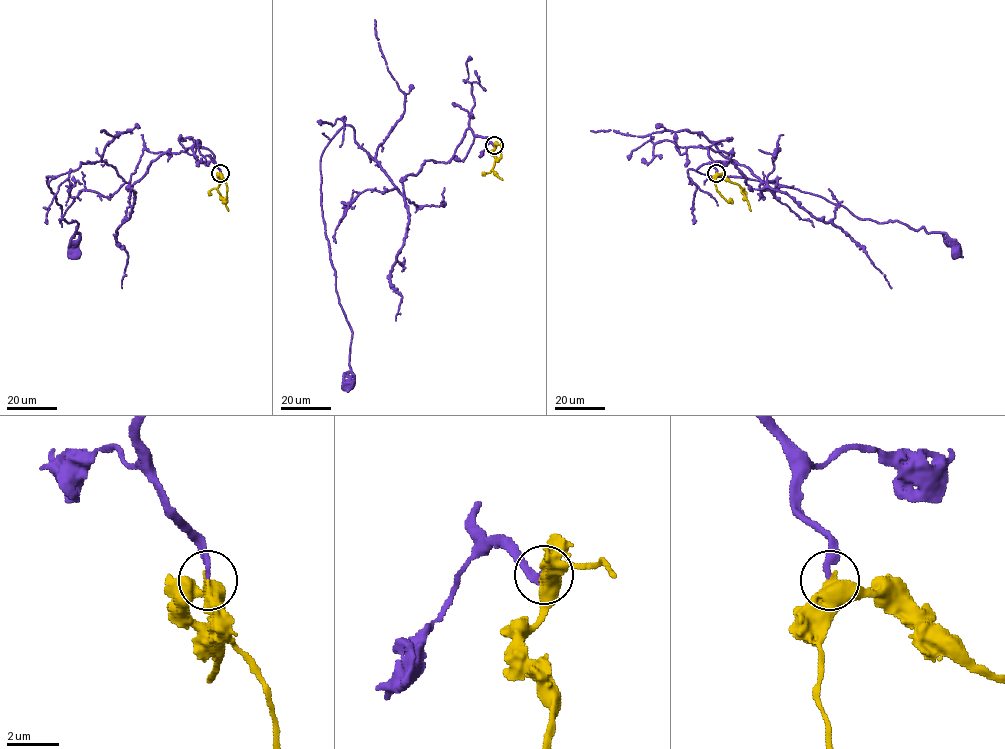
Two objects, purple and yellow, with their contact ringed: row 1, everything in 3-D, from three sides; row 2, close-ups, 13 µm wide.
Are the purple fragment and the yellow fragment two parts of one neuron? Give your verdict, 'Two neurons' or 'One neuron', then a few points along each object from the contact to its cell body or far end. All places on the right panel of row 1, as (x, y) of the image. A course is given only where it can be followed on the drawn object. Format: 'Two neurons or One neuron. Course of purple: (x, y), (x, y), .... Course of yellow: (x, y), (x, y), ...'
One neuron. Course of purple: (716, 173), (700, 146), (733, 151), (751, 187), (766, 185), (734, 161), (696, 171), (923, 227), (956, 251). Course of yellow: (716, 173), (737, 184), (751, 210)

